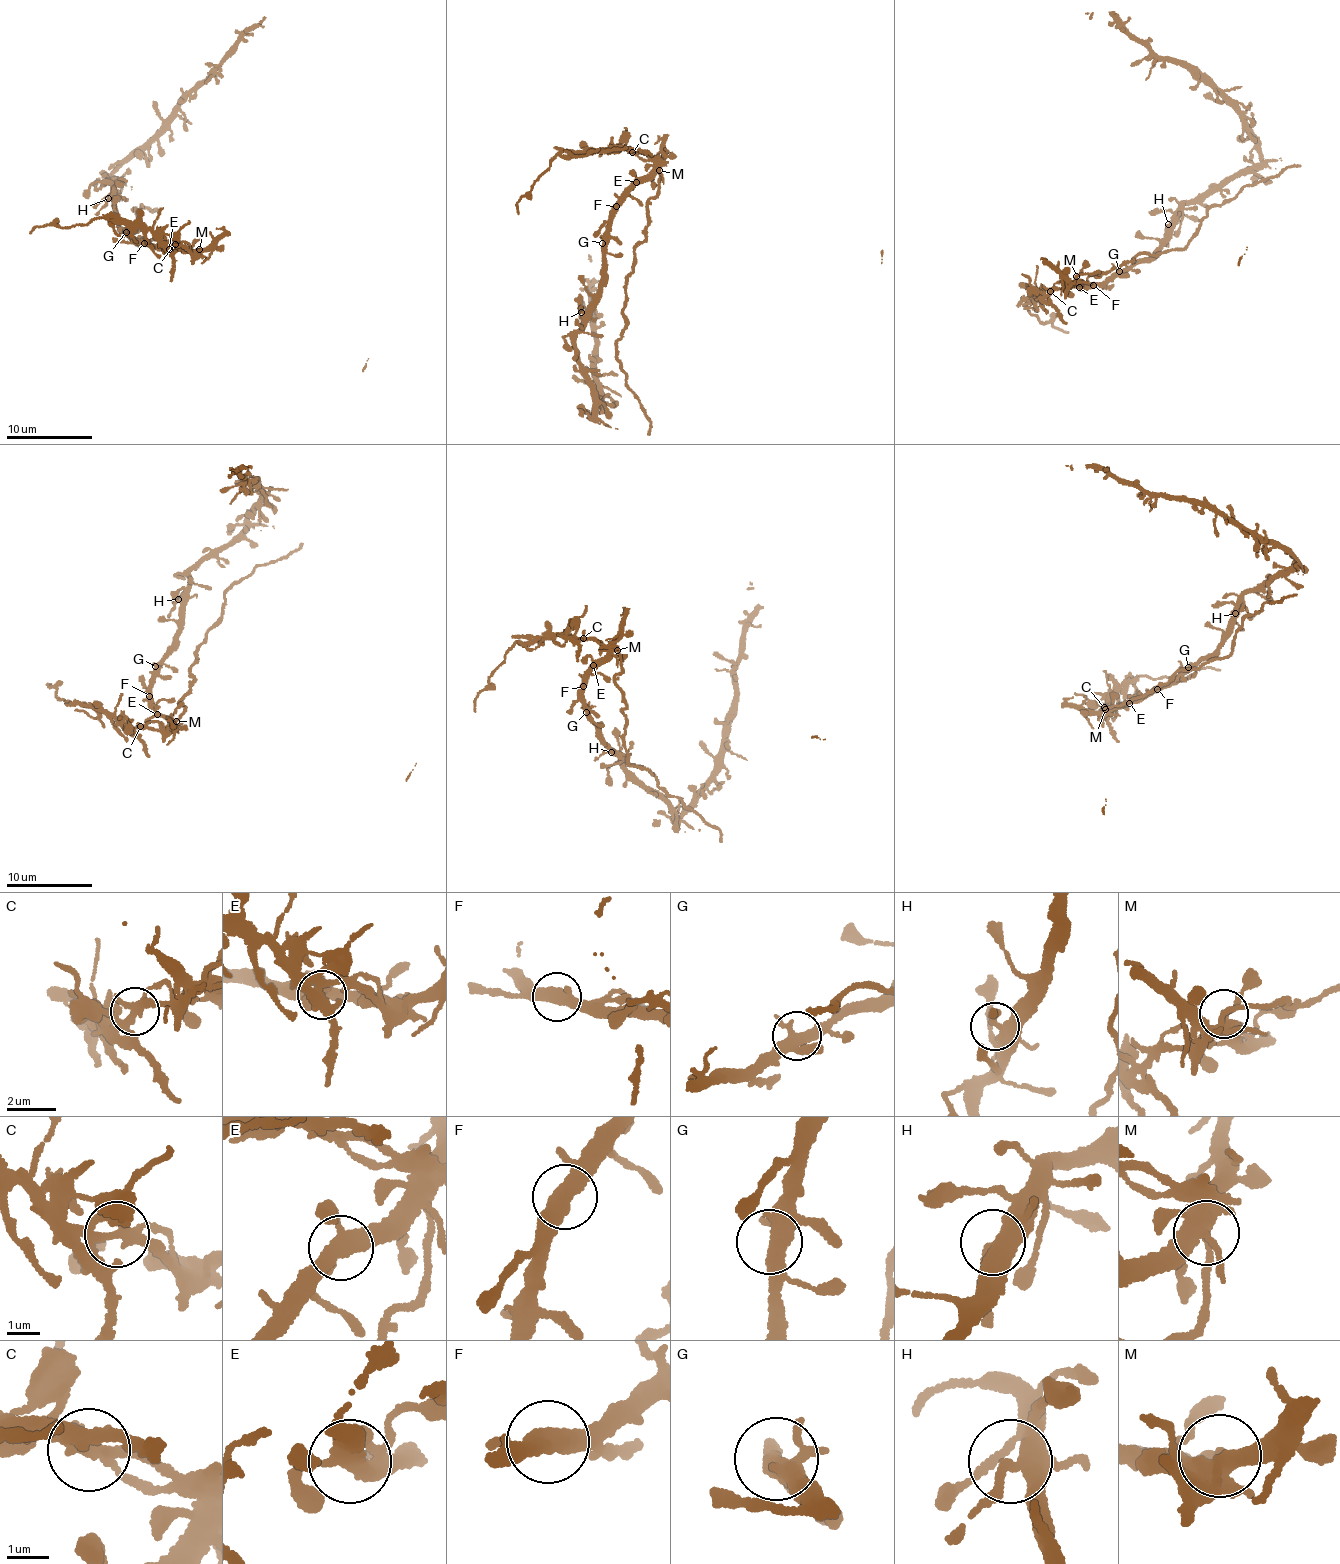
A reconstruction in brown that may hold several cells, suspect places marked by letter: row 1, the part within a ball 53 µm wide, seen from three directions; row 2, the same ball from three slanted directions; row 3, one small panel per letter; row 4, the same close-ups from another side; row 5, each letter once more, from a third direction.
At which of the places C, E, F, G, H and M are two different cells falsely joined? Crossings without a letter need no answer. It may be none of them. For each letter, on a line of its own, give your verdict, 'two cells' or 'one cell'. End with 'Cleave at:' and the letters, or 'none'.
C: two cells
E: one cell
F: one cell
G: one cell
H: one cell
M: two cells
Cleave at: C, M

